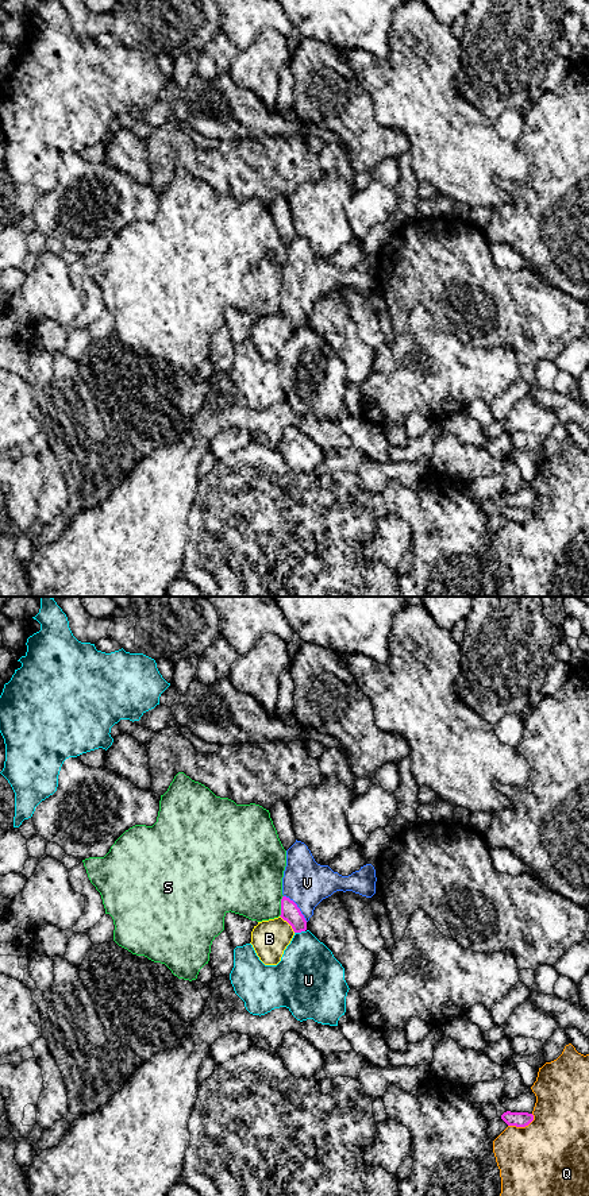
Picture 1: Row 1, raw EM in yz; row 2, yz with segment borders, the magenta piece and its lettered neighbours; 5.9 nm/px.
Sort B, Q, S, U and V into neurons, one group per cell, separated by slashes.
B / Q / S / U / V

